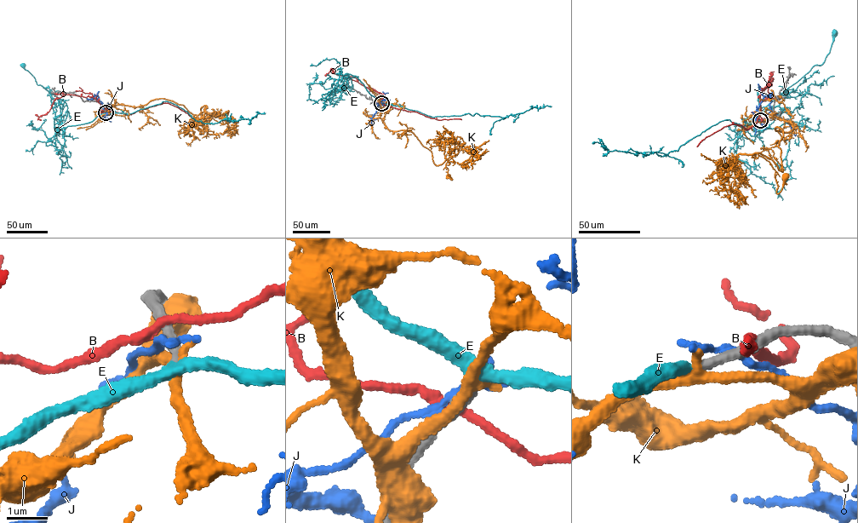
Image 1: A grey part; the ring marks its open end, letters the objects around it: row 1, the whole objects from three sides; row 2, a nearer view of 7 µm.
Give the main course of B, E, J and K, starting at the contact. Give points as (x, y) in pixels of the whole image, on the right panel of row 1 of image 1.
B: (762, 119), (758, 117), (759, 96), (773, 77), (773, 81), (769, 81), (769, 98), (767, 99), (782, 98)
E: (760, 120), (751, 124), (741, 118), (760, 112), (813, 66), (820, 65), (828, 54), (835, 32)
J: (761, 119), (766, 120), (770, 111), (770, 94), (764, 96), (757, 108), (754, 134)
K: (760, 120), (792, 125), (775, 129), (782, 171), (757, 153), (775, 169), (777, 193), (785, 177)

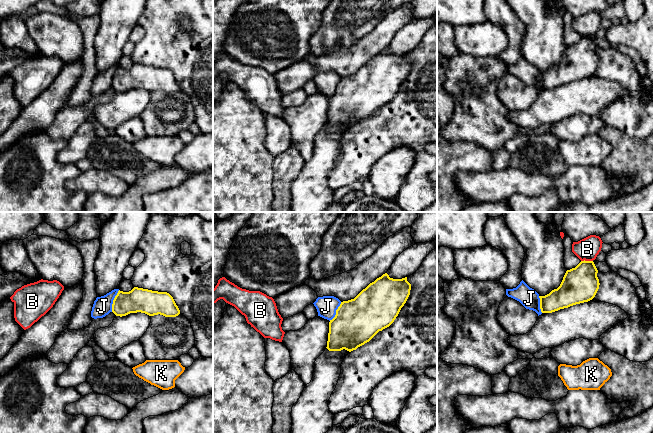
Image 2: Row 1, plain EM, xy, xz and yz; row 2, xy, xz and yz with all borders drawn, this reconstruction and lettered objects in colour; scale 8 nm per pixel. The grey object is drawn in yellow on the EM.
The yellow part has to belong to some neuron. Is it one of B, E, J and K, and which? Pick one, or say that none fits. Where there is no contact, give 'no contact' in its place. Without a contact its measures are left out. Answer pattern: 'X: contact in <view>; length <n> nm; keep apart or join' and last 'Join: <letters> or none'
B: contact in yz; length 100 nm; keep apart
E: no contact; join
J: contact in xy; length 190 nm; keep apart
K: no contact; keep apart
Join: E

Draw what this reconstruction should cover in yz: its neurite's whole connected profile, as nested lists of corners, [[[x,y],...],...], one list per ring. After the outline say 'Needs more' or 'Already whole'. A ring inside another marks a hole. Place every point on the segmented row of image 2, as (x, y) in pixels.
[[[585,260],[567,270],[557,289],[539,296],[541,312],[552,313],[592,300],[600,285],[597,273],[594,262]]]. Already whole

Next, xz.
[[[387,273],[363,289],[354,299],[341,302],[335,317],[329,322],[327,349],[351,352],[369,342],[379,331],[389,327],[406,303],[411,290],[407,277],[390,278]]]. Already whole

